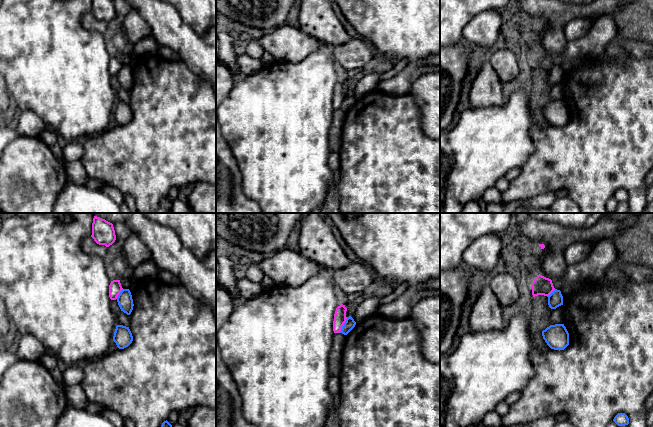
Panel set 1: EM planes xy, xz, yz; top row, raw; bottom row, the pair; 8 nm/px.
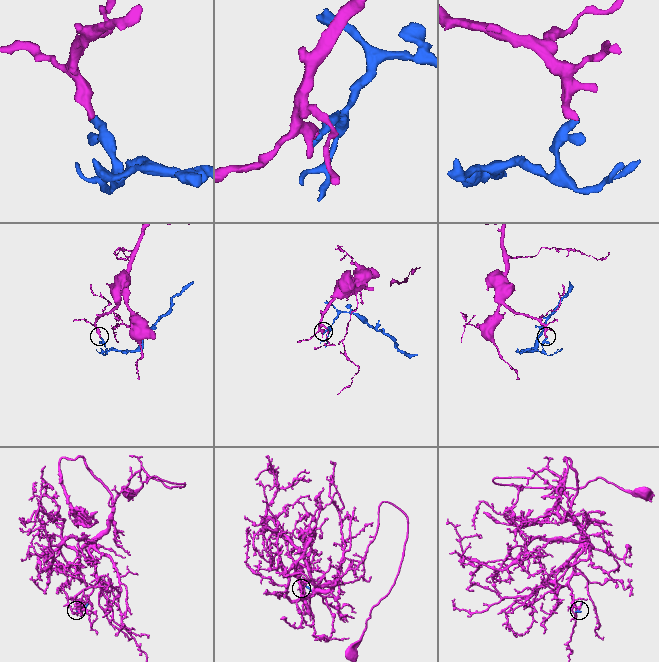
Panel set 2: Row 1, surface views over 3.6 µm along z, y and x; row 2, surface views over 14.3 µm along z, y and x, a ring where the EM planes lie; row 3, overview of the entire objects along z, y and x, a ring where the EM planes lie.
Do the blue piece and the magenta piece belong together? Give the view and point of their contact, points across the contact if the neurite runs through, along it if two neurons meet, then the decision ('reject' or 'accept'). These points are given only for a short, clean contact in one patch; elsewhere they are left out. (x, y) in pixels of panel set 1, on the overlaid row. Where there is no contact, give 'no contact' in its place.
meets blue in xz at (343, 325); border along xz (347, 317), (339, 332); reject

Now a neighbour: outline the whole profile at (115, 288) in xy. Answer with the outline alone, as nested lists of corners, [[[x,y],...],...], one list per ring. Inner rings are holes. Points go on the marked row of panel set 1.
[[[113,280],[109,285],[109,297],[111,300],[116,300],[120,292],[123,290],[120,280]]]

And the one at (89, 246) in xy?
[[[91,236],[85,237],[81,241],[81,248],[86,254],[97,255],[102,258],[107,253],[107,247],[105,245],[97,244]]]

